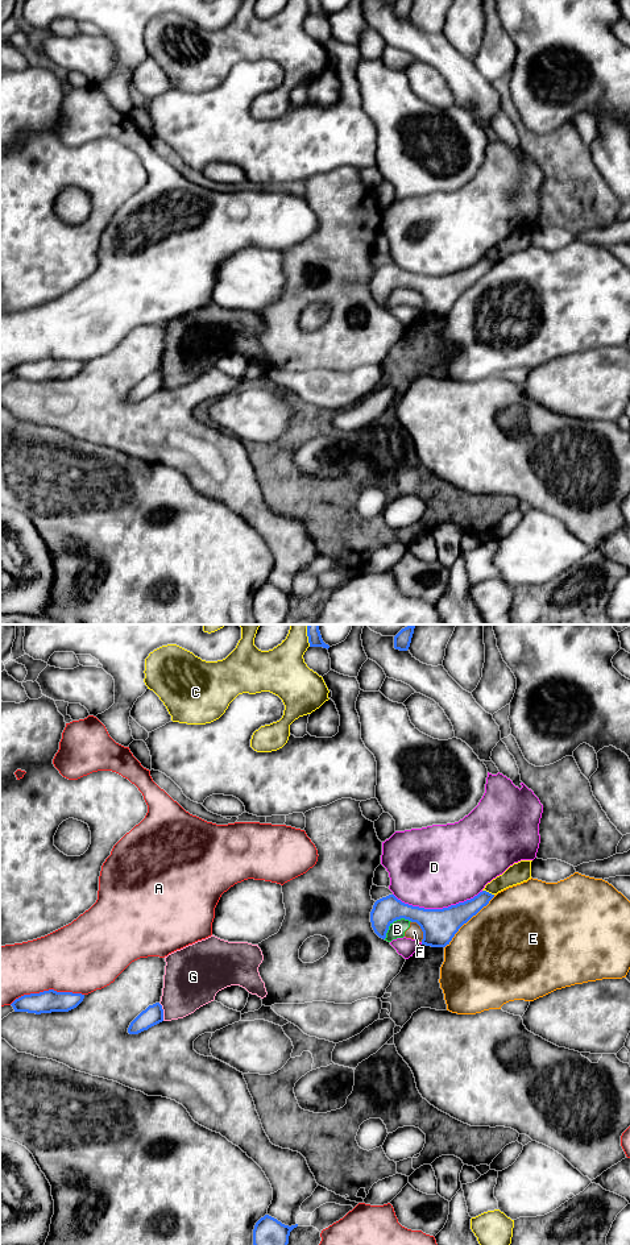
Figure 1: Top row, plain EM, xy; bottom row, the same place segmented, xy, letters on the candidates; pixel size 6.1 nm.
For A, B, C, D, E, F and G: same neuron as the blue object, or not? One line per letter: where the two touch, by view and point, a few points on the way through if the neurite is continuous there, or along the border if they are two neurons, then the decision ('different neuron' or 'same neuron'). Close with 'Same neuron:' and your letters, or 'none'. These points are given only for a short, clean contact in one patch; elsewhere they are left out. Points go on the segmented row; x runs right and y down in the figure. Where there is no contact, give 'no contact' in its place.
A: xy (46, 991) | different neuron
B: xy (394, 920) | along xy (411, 921), (397, 918), (389, 926), (384, 938) | different neuron
C: xy (488, 892) | different neuron
D: xy (438, 909) | different neuron
E: xy (468, 920) | different neuron
F: xy (422, 930) | different neuron
G: xy (162, 1012) | different neuron
Same neuron: none

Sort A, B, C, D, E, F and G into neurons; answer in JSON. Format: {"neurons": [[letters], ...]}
{"neurons": [["A"], ["B", "F"], ["C"], ["D"], ["E"], ["G"]]}

